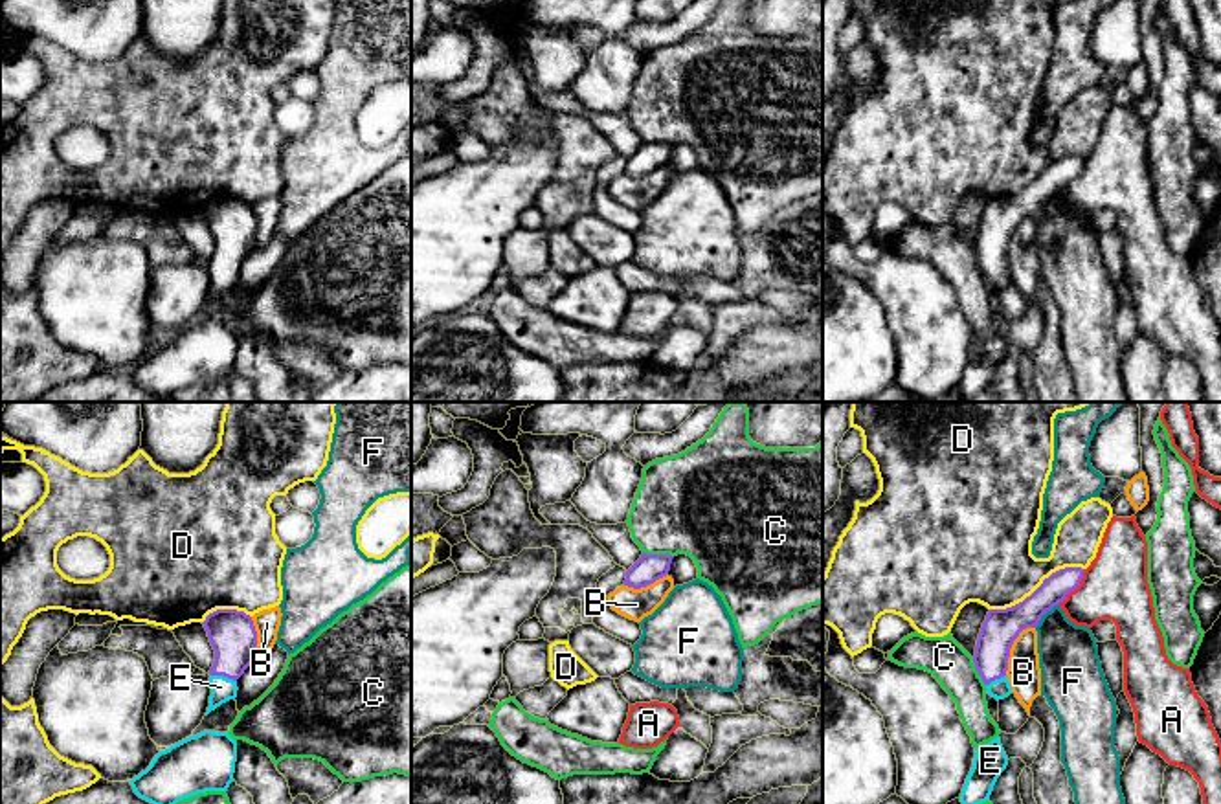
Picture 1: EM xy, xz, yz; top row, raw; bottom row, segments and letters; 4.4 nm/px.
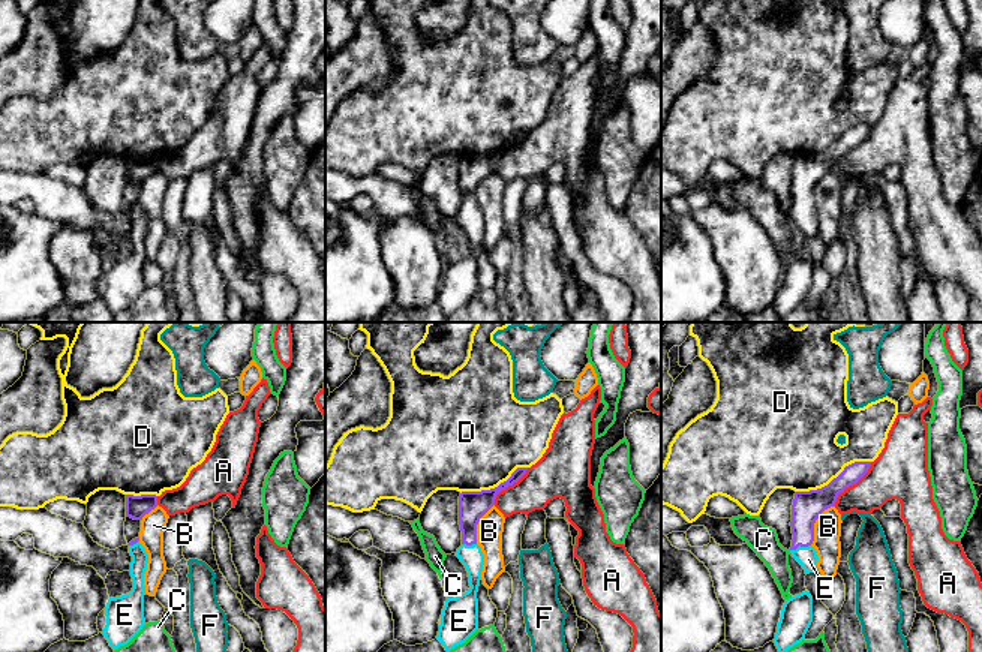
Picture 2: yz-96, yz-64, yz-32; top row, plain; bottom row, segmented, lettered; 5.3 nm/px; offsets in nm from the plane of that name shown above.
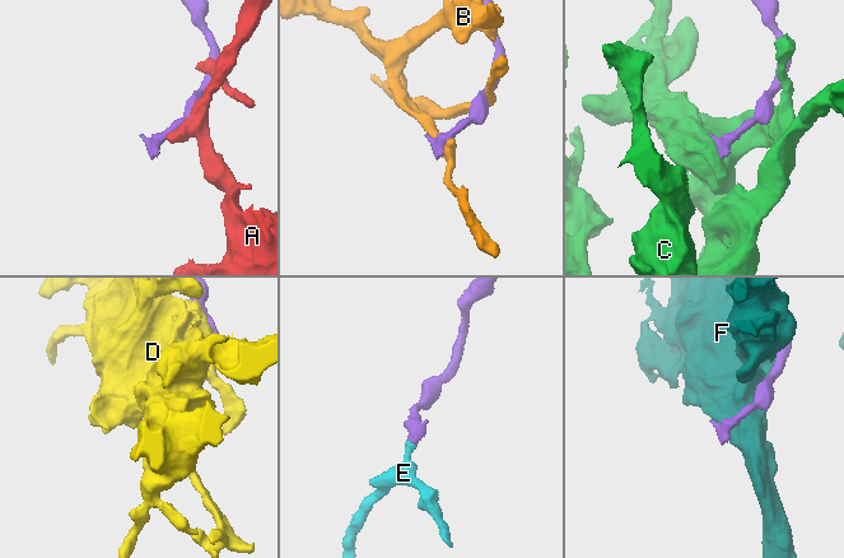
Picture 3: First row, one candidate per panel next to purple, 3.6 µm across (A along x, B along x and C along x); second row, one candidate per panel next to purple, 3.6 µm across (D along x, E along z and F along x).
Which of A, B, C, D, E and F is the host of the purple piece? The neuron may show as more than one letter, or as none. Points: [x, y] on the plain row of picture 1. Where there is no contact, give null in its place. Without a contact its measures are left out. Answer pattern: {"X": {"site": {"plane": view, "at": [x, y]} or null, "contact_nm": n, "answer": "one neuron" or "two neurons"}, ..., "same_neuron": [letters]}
{"A": {"site": {"plane": "yz", "at": [1075, 177]}, "contact_nm": 200, "answer": "two neurons"}, "B": {"site": {"plane": "yz", "at": [1010, 235]}, "contact_nm": 260, "answer": "two neurons"}, "C": {"site": {"plane": "xz", "at": [658, 144]}, "contact_nm": 140, "answer": "two neurons"}, "D": {"site": {"plane": "yz", "at": [1038, 177]}, "contact_nm": 460, "answer": "two neurons"}, "E": {"site": {"plane": "xy", "at": [223, 263]}, "contact_nm": 120, "answer": "one neuron"}, "F": {"site": {"plane": "yz", "at": [1045, 200]}, "contact_nm": 160, "answer": "two neurons"}, "same_neuron": ["E"]}

